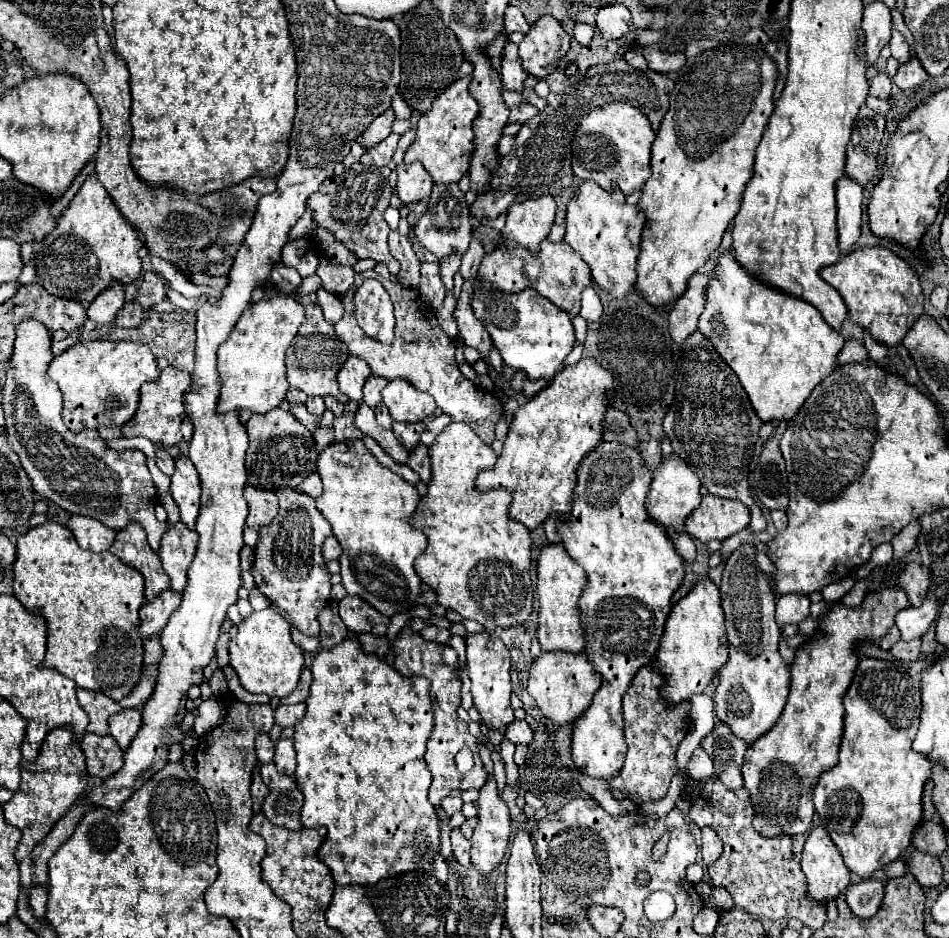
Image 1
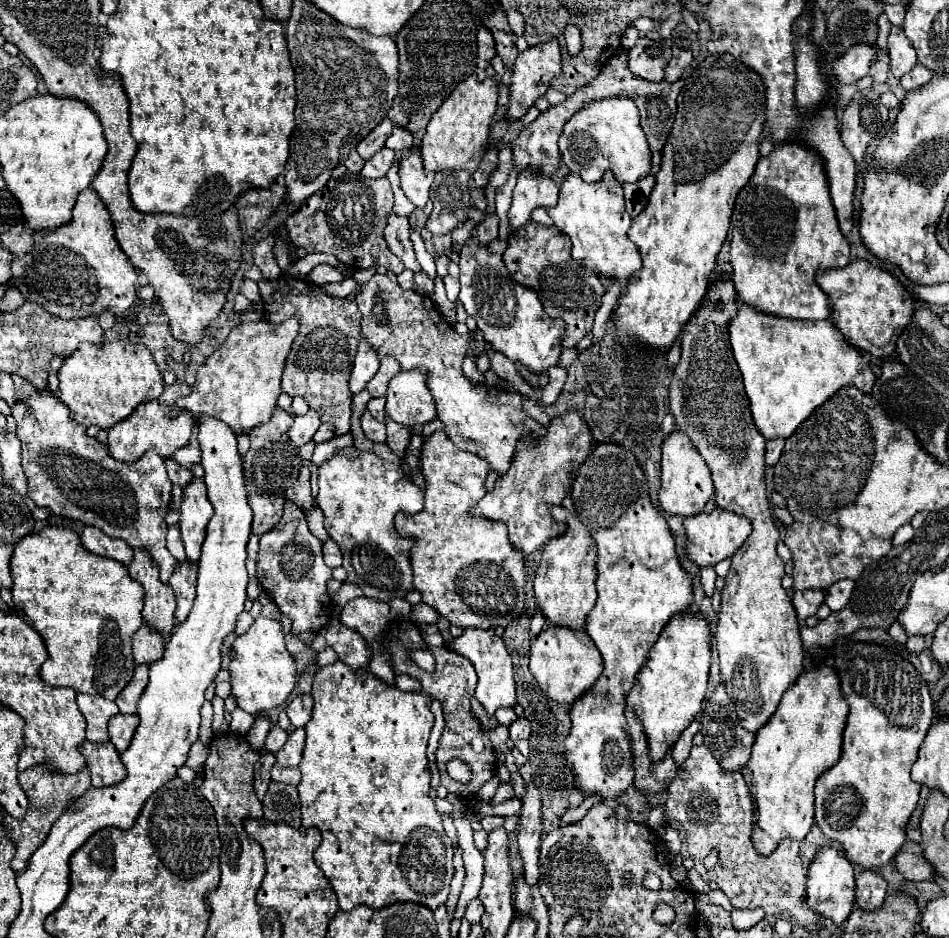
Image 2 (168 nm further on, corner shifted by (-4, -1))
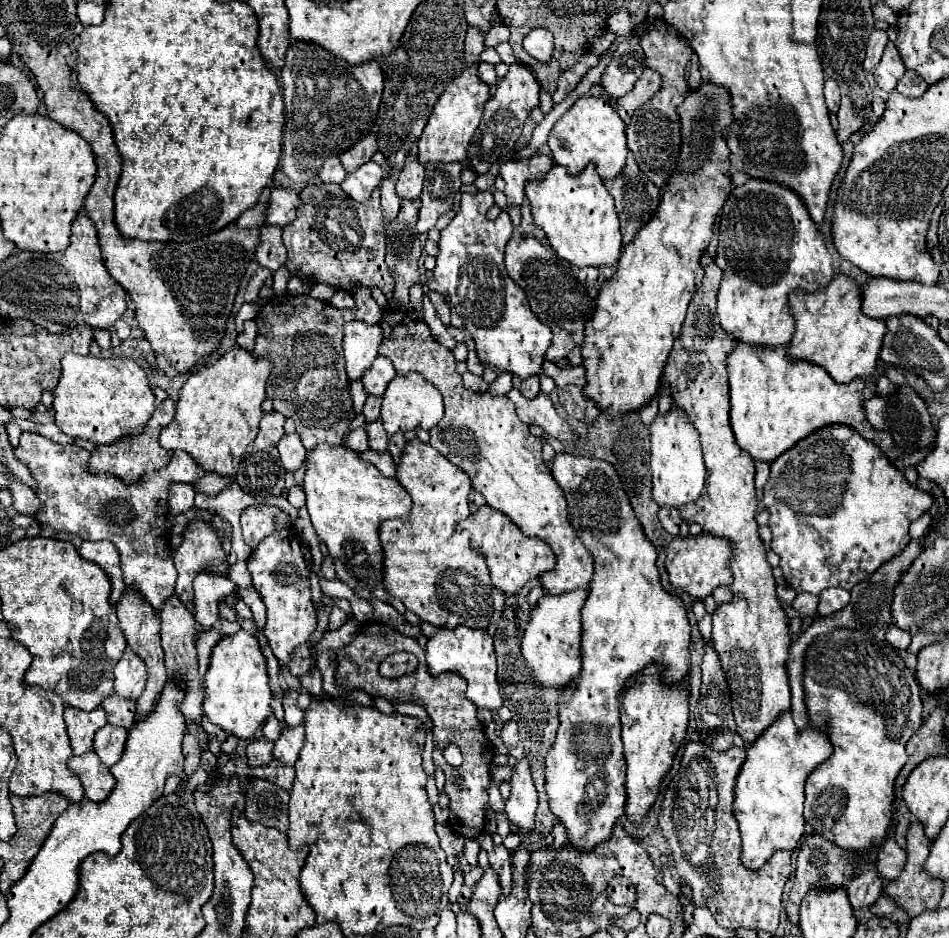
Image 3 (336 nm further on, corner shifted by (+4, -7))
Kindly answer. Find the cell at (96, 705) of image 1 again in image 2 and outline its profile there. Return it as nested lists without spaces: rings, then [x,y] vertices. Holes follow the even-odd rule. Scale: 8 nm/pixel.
[[[78,695],[78,709],[86,719],[86,741],[106,743],[108,741],[108,719],[118,713],[114,701],[100,699],[98,695]]]

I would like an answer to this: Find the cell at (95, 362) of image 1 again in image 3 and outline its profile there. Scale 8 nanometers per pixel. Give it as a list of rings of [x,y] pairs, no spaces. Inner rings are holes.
[[[66,353],[62,375],[54,389],[56,425],[70,437],[108,445],[124,435],[140,433],[152,417],[156,403],[144,369],[130,357],[94,357]]]

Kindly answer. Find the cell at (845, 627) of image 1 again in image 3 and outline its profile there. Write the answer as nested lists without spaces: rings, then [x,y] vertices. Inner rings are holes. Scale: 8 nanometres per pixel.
[[[790,709],[780,713],[776,723],[772,723],[760,737],[754,741],[746,751],[746,761],[738,773],[736,789],[734,789],[734,817],[740,827],[742,837],[742,853],[740,859],[748,869],[760,869],[774,851],[786,849],[792,851],[805,832],[804,809],[804,783],[808,775],[828,757],[832,755],[832,743],[828,741],[828,731],[816,725],[808,725],[808,729],[798,731]]]

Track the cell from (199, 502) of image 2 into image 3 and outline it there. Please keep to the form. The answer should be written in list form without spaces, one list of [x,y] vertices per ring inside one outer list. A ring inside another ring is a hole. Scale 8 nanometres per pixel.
[[[202,519],[188,521],[182,533],[182,543],[174,551],[174,563],[178,569],[176,593],[186,607],[192,607],[192,579],[200,571],[212,571],[218,575],[226,573],[228,565],[224,559],[224,551],[212,525]]]

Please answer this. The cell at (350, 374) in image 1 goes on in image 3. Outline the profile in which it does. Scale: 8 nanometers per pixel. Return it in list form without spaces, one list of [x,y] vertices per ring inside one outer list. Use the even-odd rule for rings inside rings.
[[[350,321],[344,327],[344,357],[346,373],[350,381],[356,381],[368,371],[378,357],[378,345],[382,331],[378,325],[366,325],[364,321]]]

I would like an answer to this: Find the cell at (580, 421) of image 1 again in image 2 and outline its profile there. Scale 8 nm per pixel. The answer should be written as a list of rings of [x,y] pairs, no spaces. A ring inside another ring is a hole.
[[[568,411],[562,417],[552,419],[548,433],[538,439],[536,445],[526,437],[518,443],[516,459],[506,477],[498,477],[494,491],[486,493],[476,507],[470,509],[470,515],[484,517],[490,521],[502,521],[508,527],[508,537],[514,549],[522,555],[530,555],[536,549],[544,547],[552,537],[564,535],[568,527],[550,517],[554,505],[562,505],[562,499],[570,493],[570,485],[578,465],[592,451],[592,435],[588,425],[582,421],[578,411]]]

